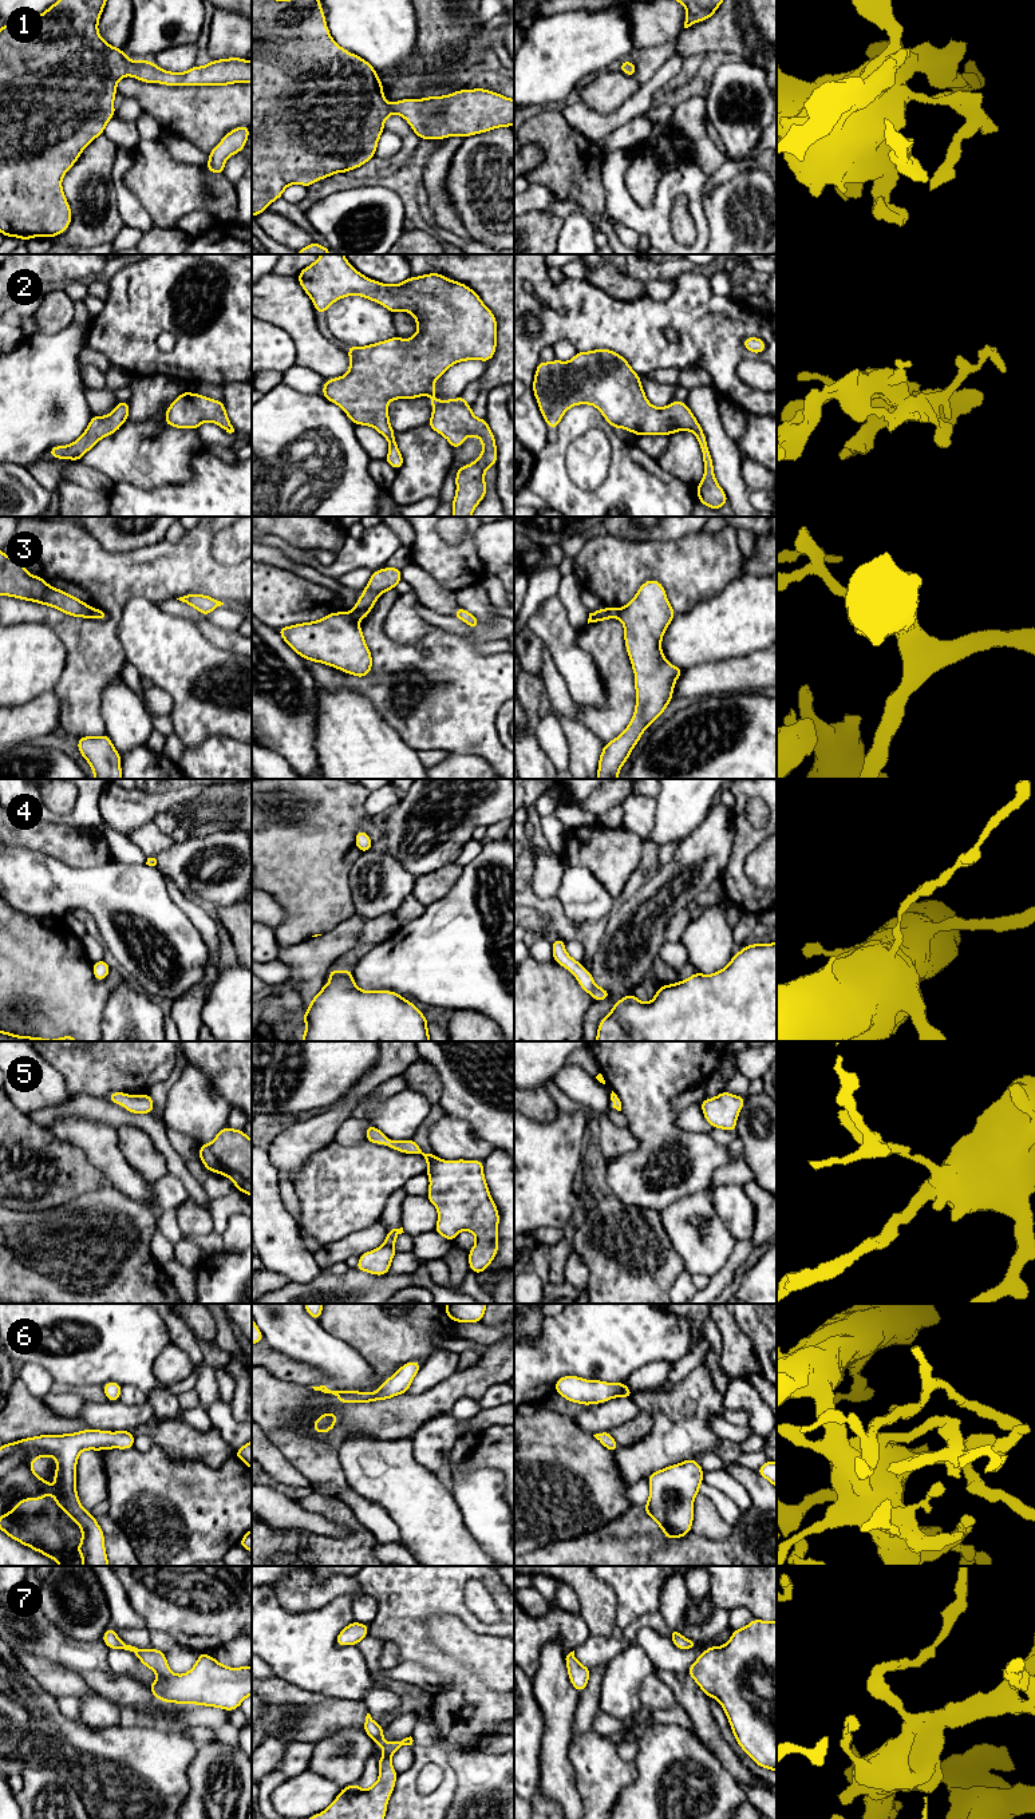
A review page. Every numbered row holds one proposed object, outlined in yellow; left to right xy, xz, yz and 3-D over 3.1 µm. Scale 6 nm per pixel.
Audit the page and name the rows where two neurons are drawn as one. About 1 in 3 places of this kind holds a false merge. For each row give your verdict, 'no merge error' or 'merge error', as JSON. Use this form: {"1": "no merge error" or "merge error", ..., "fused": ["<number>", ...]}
{"1": "no merge error", "2": "no merge error", "3": "merge error", "4": "no merge error", "5": "no merge error", "6": "no merge error", "7": "no merge error", "fused": ["3"]}

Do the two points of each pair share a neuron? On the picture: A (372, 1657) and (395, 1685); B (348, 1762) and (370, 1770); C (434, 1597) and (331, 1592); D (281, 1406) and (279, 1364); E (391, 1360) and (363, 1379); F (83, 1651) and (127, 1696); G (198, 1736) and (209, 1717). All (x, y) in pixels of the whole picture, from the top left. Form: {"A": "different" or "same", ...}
{"A": "same", "B": "different", "C": "different", "D": "different", "E": "different", "F": "same", "G": "different"}

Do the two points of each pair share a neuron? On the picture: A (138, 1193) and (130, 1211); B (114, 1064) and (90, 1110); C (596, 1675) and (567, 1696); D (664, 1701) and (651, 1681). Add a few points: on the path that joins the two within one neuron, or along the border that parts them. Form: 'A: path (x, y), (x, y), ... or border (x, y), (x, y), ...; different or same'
A: border (111, 1187), (142, 1203); different
B: border (107, 1100), (76, 1095), (68, 1102); different
C: border (580, 1692), (572, 1723); different
D: path (659, 1696), (654, 1687); same

